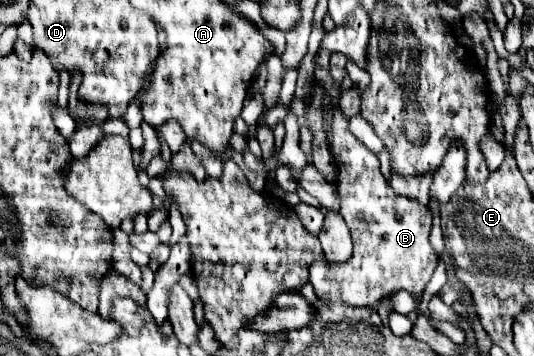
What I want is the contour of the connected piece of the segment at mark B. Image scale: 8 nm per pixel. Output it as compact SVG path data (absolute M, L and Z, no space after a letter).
M324 96L324 116L334 116L328 148L338 170L336 188L340 196L340 214L346 218L350 228L354 254L344 264L330 264L325 258L315 260L310 264L310 284L320 300L340 300L372 309L377 307L382 297L396 294L398 290L406 290L412 296L422 298L422 292L438 266L438 254L428 240L432 230L432 214L418 200L398 196L390 188L388 180L380 172L376 154L352 136L348 130L348 120L340 108L328 110L328 104L330 98Z

